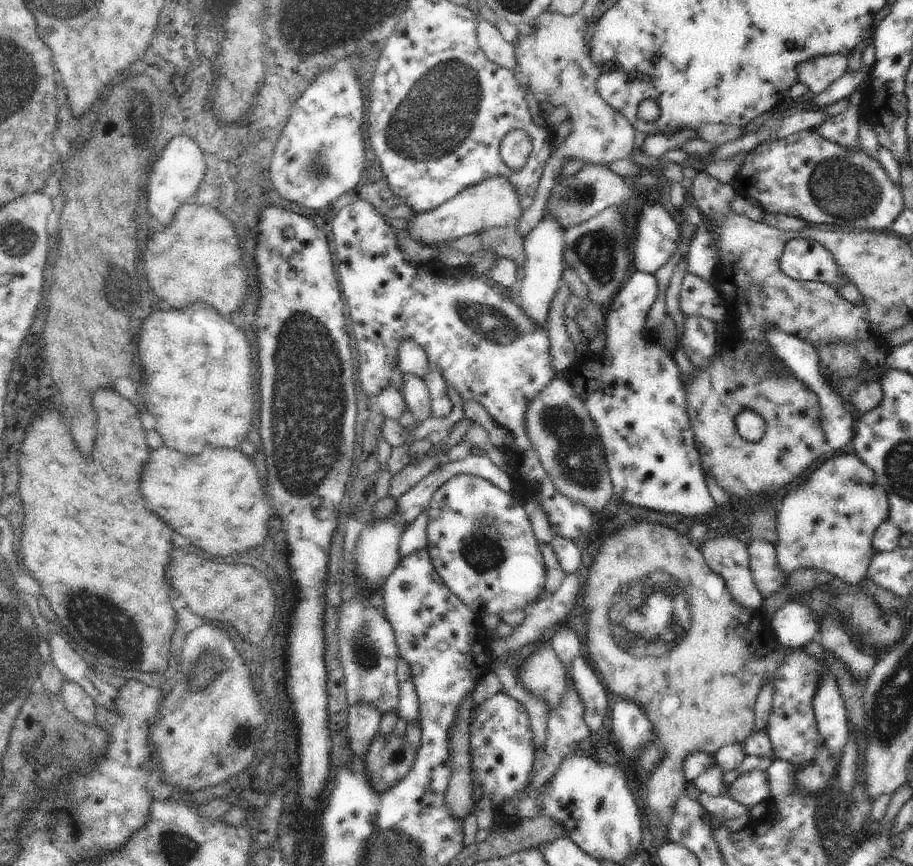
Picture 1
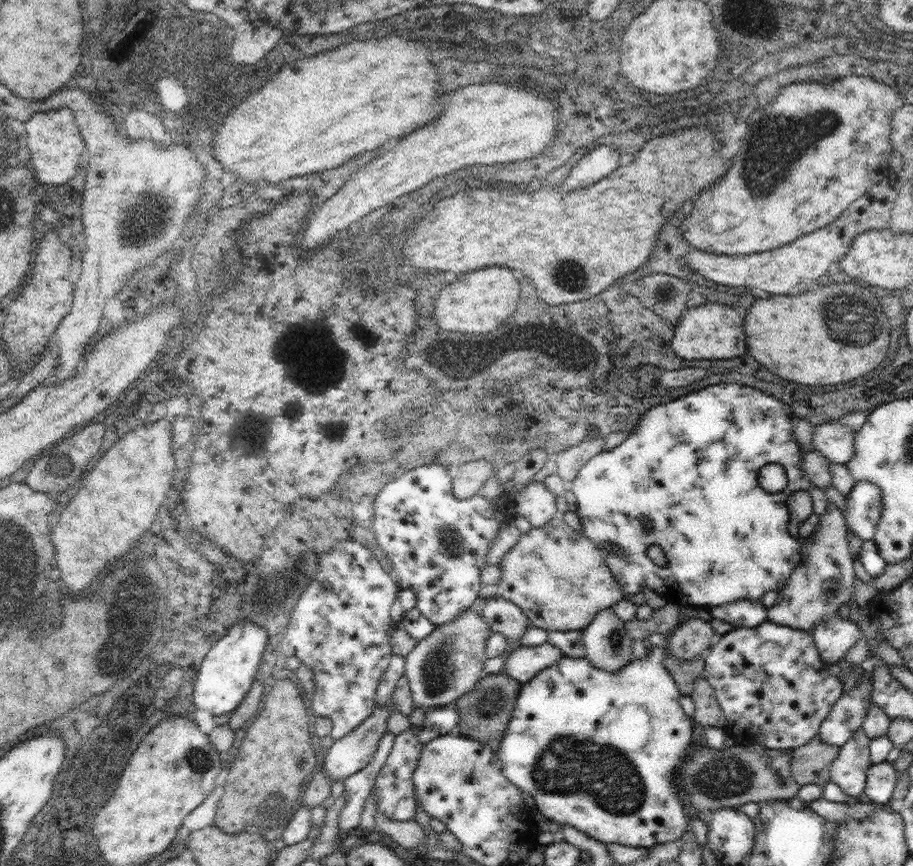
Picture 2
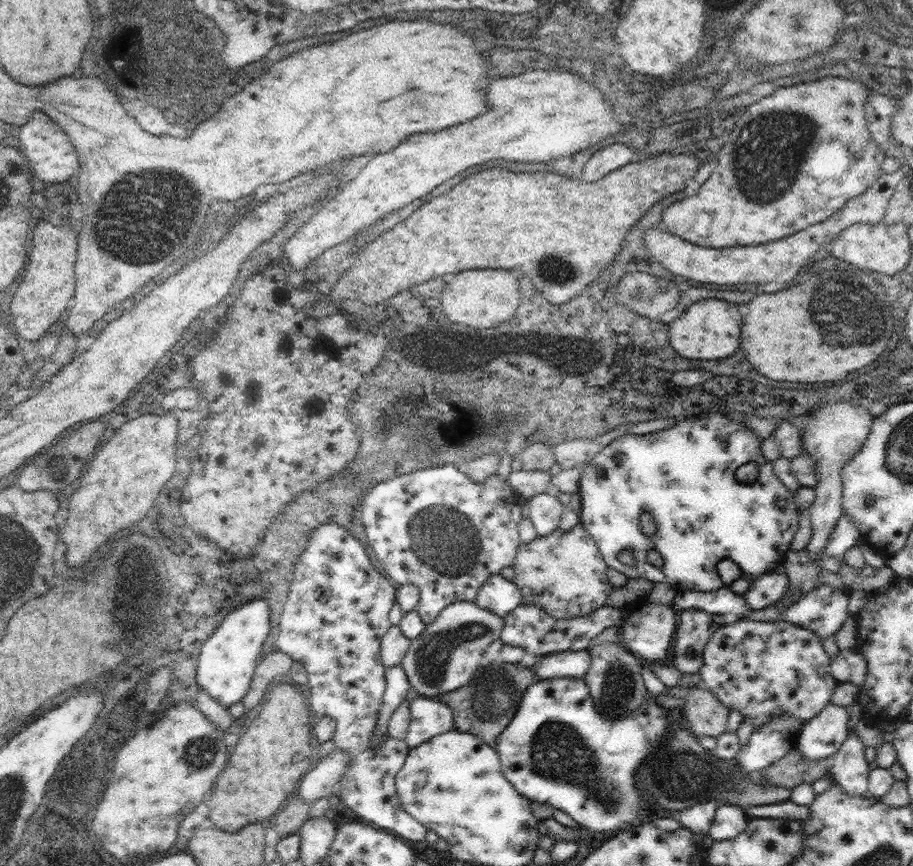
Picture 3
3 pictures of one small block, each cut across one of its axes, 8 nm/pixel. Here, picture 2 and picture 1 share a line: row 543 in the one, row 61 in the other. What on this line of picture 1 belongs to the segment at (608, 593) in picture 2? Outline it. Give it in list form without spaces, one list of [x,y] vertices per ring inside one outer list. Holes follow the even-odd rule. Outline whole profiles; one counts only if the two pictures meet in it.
[[[544,10],[542,14],[534,17],[533,30],[529,34],[519,33],[514,46],[516,68],[514,76],[523,91],[530,90],[534,100],[541,104],[552,104],[554,108],[564,105],[568,108],[568,120],[573,125],[570,135],[563,144],[556,147],[546,163],[534,201],[528,210],[523,212],[517,231],[522,238],[540,224],[544,214],[544,206],[548,204],[550,193],[562,174],[562,167],[570,160],[584,160],[596,165],[607,165],[630,157],[634,148],[636,129],[610,106],[596,90],[596,80],[604,72],[604,64],[596,66],[590,54],[590,37],[587,33],[588,22],[582,11],[572,16],[558,14]]]

